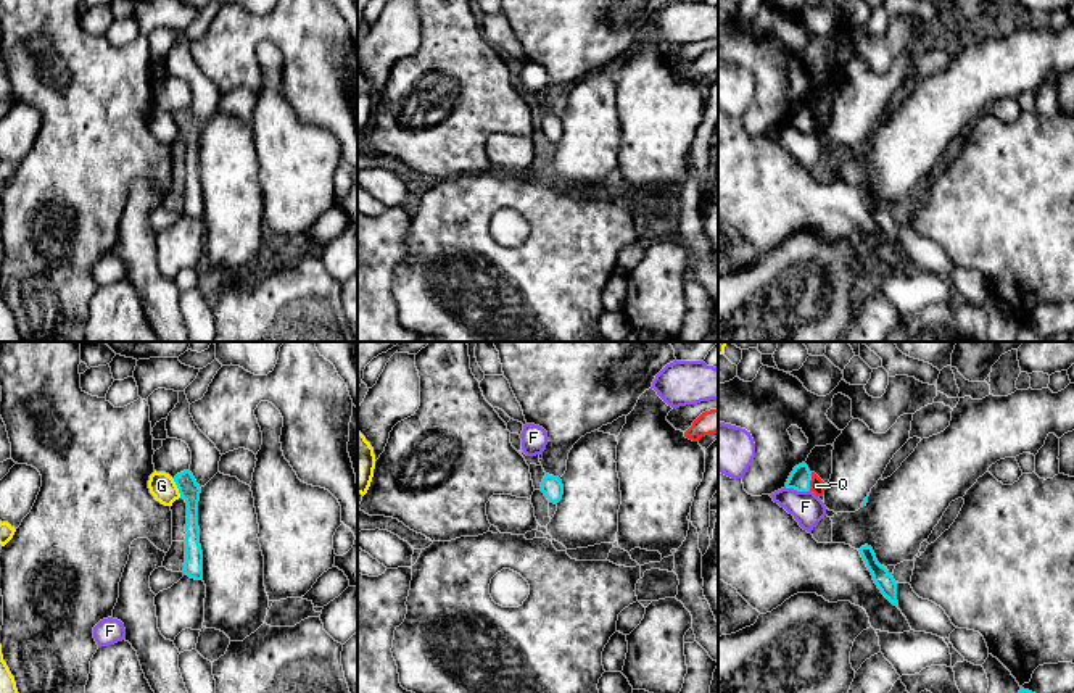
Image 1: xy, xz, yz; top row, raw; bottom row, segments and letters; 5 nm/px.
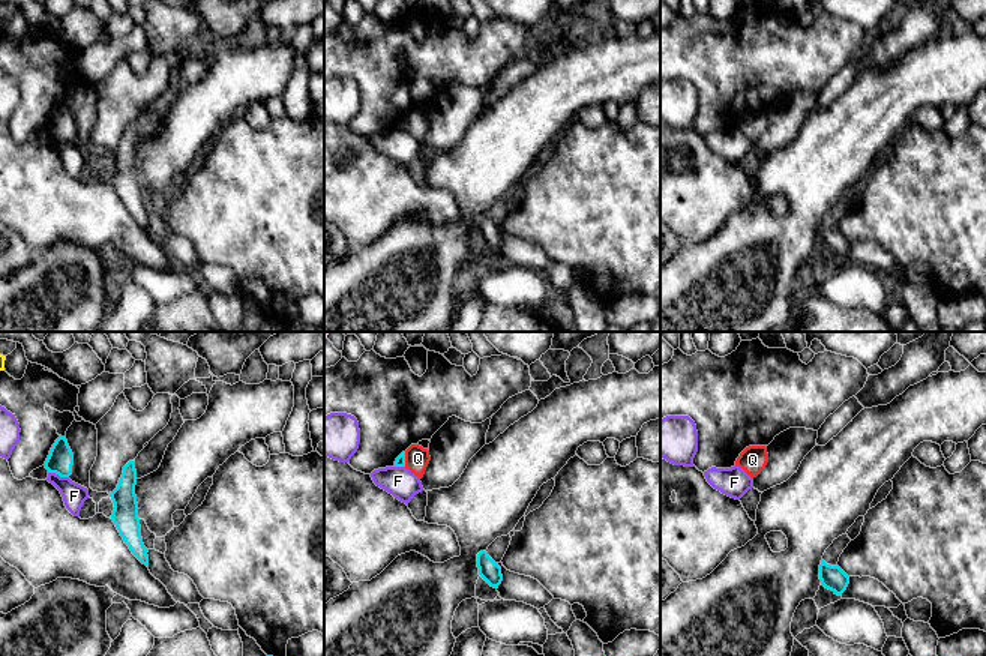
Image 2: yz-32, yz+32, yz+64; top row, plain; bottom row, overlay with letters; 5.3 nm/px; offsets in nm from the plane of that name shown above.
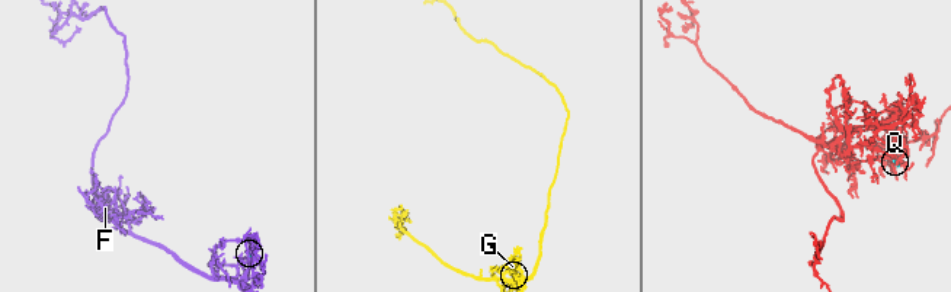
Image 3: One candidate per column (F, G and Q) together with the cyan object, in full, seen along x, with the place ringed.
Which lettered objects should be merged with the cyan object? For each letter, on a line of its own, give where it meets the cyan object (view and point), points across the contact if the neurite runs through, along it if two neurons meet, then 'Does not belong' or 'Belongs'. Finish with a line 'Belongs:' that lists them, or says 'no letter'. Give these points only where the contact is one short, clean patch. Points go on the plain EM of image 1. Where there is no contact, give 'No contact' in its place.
F: Touches cyan at yz (797, 129). Boundary: yz (784, 126), (809, 129). Does not belong
G: Touches cyan at xy (177, 126). Belongs
Q: Touches cyan at yz (810, 118). Boundary: yz (812, 112), (809, 128). Does not belong
Belongs: G

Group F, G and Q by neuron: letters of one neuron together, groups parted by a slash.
F / G / Q

